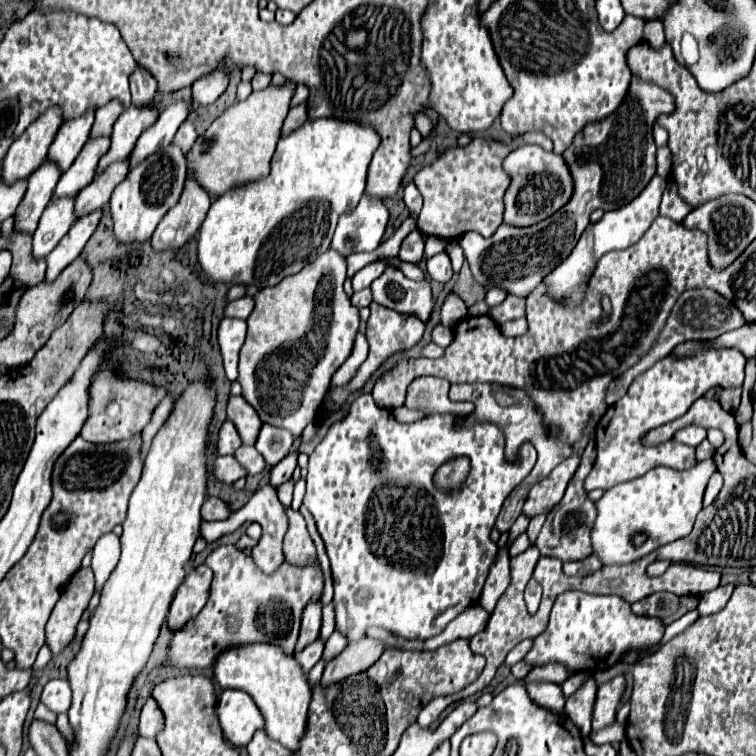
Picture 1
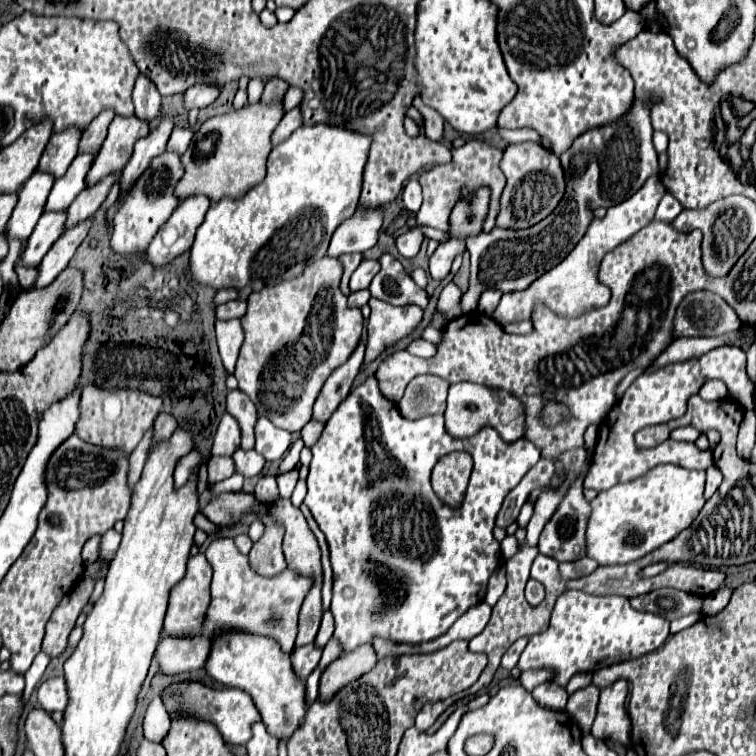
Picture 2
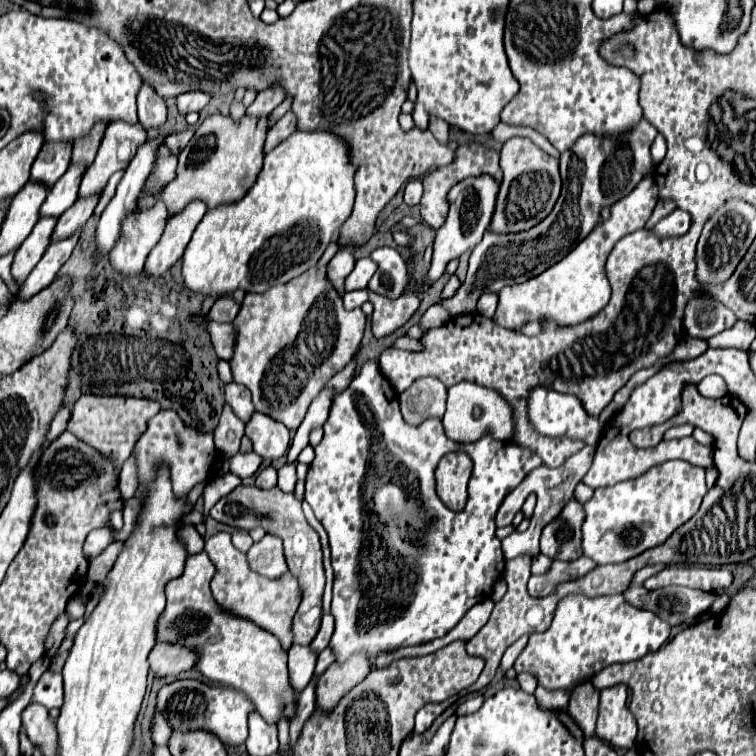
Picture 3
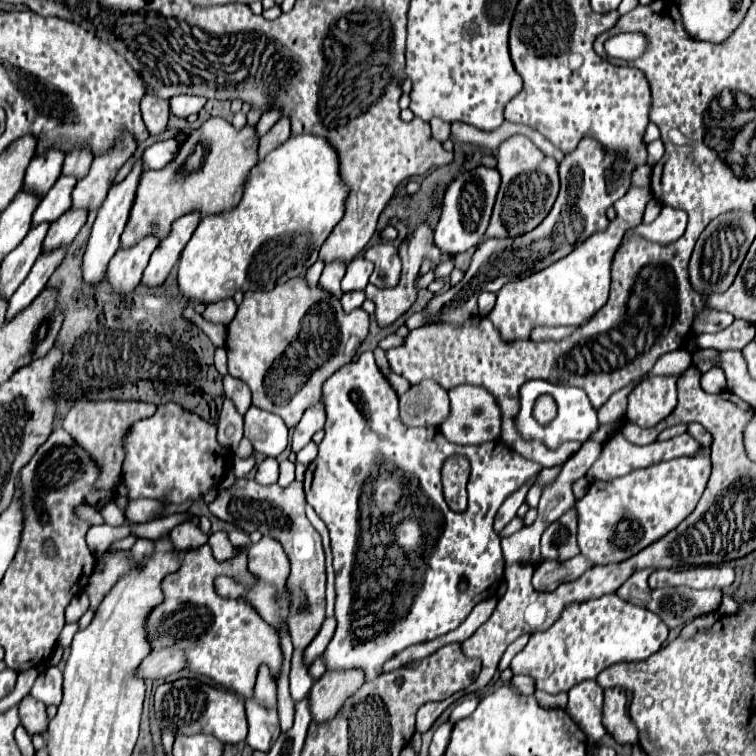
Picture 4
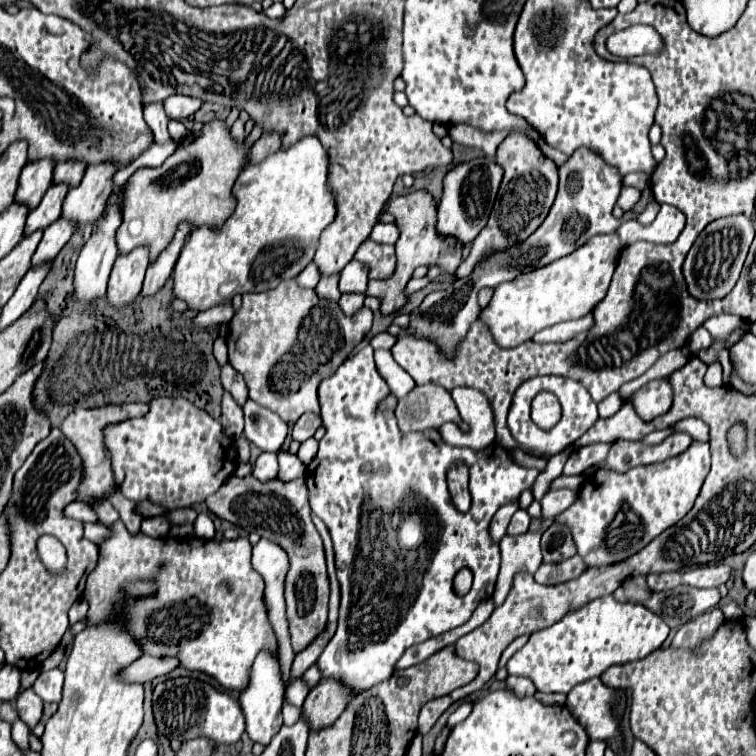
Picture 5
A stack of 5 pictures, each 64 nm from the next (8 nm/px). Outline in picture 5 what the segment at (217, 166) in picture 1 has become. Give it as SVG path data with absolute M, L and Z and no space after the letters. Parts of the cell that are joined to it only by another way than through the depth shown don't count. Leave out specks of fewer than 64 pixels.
M212 120L204 124L200 132L190 132L162 166L136 170L126 184L124 220L116 234L120 254L128 254L132 248L148 244L150 260L156 260L170 244L176 226L184 220L192 226L222 226L234 210L236 200L232 186L246 162L248 152L244 144L232 138L230 128L222 120Z

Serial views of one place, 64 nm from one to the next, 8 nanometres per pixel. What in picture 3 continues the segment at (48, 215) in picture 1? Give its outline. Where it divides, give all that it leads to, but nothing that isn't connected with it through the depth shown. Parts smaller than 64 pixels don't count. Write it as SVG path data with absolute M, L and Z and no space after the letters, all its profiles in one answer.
M44 216L38 220L38 224L34 226L32 234L22 242L22 246L18 248L16 256L14 256L14 264L12 264L12 276L22 284L26 280L26 276L32 272L32 268L40 262L40 258L44 256L48 244L50 244L50 236L54 232L58 218L52 216Z

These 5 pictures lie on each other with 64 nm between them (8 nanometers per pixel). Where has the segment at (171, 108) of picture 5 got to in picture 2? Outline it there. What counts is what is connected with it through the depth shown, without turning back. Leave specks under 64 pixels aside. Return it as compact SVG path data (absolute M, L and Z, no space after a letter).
M196 84L192 88L186 90L186 108L204 108L210 106L218 94L220 94L222 86L220 84Z

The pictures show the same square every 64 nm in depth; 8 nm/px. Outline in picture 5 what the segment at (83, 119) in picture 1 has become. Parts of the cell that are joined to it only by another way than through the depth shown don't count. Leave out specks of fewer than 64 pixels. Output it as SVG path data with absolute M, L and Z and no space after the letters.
M50 158L28 162L20 174L20 184L16 190L16 202L28 204L28 208L34 210L52 184L54 166L56 166L56 162Z

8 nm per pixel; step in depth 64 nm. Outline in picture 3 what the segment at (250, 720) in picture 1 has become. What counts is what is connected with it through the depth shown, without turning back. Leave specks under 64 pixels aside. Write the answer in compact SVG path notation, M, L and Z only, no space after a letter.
M176 680L172 684L166 684L158 692L158 710L168 718L168 724L172 728L180 730L212 730L224 744L240 746L248 738L248 716L254 712L254 704L244 692L238 692L234 688L224 686L208 686L198 680Z

